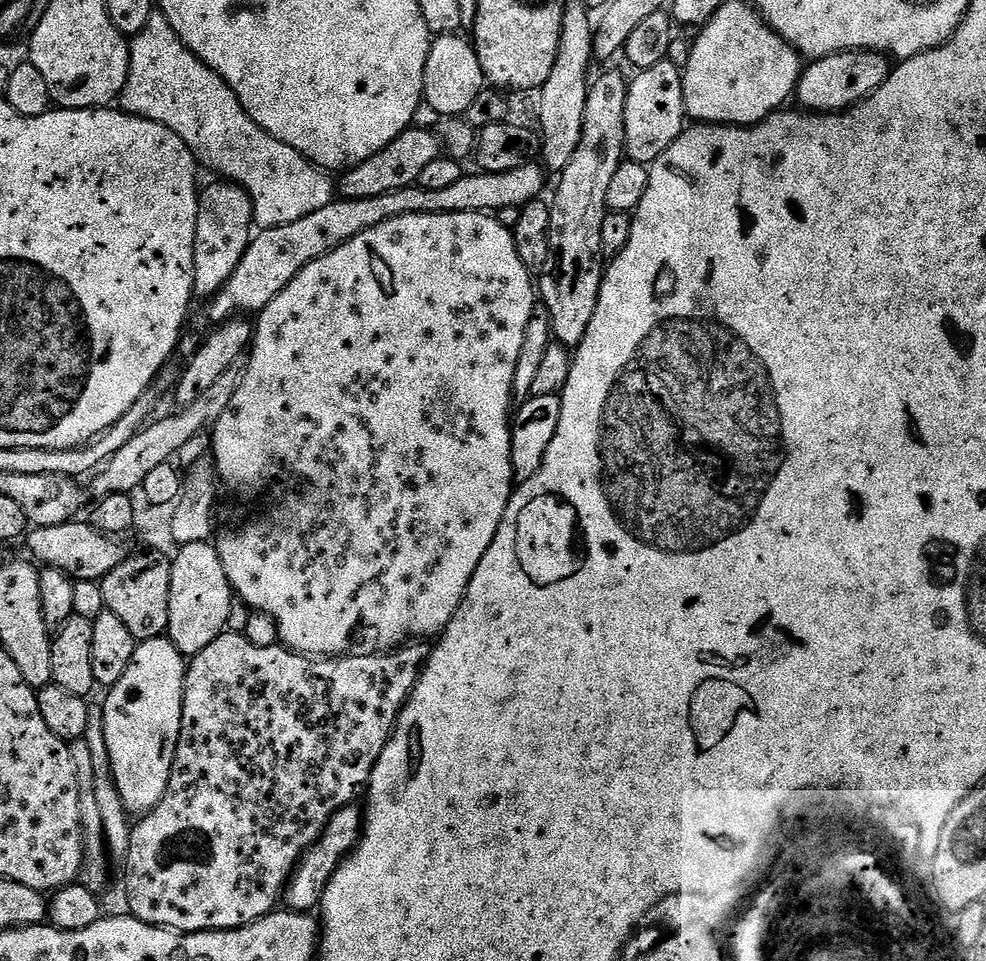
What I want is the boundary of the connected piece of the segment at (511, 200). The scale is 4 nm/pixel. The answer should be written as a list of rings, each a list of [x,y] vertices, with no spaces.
[[[535,163],[523,164],[518,166],[518,170],[508,170],[506,174],[490,174],[482,171],[477,171],[476,176],[461,174],[458,182],[454,182],[454,186],[446,186],[443,190],[422,190],[418,186],[413,186],[402,190],[390,190],[386,194],[378,194],[378,198],[354,198],[353,200],[333,198],[330,206],[322,206],[322,210],[314,210],[314,214],[310,214],[307,218],[301,218],[298,222],[290,222],[290,226],[259,229],[249,242],[246,254],[242,254],[242,262],[238,262],[234,274],[230,274],[230,282],[226,282],[226,286],[222,286],[218,295],[207,301],[208,316],[213,320],[212,324],[217,326],[226,320],[233,319],[237,314],[259,314],[266,306],[270,306],[270,302],[274,302],[274,298],[278,298],[278,294],[282,294],[282,290],[286,290],[286,286],[290,286],[292,279],[310,262],[330,254],[338,246],[350,242],[350,238],[386,222],[390,218],[398,218],[406,214],[462,214],[463,212],[483,212],[502,208],[521,209],[525,204],[537,199],[544,188],[545,169],[539,163],[536,163],[537,165]]]

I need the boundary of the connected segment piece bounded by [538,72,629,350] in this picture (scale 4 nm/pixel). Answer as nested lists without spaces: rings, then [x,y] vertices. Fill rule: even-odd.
[[[604,72],[588,86],[586,118],[582,118],[582,142],[574,158],[560,173],[556,193],[550,199],[550,254],[538,273],[538,296],[552,323],[557,344],[572,350],[580,345],[590,318],[598,306],[606,257],[602,250],[602,222],[608,212],[606,193],[614,170],[625,159],[624,123],[629,81],[620,72]]]

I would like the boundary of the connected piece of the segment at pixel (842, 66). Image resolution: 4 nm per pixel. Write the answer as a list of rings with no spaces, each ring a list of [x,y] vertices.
[[[867,50],[823,56],[821,60],[811,61],[801,71],[794,93],[795,103],[800,103],[797,105],[809,114],[847,112],[874,94],[874,90],[878,90],[878,86],[888,80],[893,67],[893,61],[887,55]]]

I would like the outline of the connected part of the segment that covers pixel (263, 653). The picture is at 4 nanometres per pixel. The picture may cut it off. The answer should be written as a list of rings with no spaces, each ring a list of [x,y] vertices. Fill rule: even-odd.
[[[226,630],[218,638],[214,638],[214,642],[210,642],[210,646],[206,646],[206,650],[202,650],[198,655],[191,657],[190,663],[187,665],[184,674],[184,701],[182,702],[182,730],[178,734],[178,746],[174,754],[174,762],[170,770],[170,782],[166,786],[166,794],[162,798],[162,802],[158,802],[158,806],[154,806],[154,810],[143,813],[139,817],[140,820],[131,825],[131,836],[129,838],[128,856],[122,861],[124,867],[124,892],[128,895],[127,911],[136,919],[152,924],[155,928],[171,928],[173,932],[223,932],[229,928],[241,928],[247,924],[254,923],[267,916],[281,903],[282,893],[288,883],[288,879],[292,876],[292,871],[296,869],[296,865],[300,862],[300,857],[312,847],[323,832],[328,828],[330,818],[334,818],[334,814],[338,810],[342,810],[347,804],[353,803],[357,799],[356,795],[363,793],[368,787],[368,780],[372,776],[374,766],[378,762],[378,758],[382,754],[382,750],[386,746],[388,739],[392,737],[392,731],[396,729],[396,719],[400,717],[400,710],[405,702],[408,701],[408,695],[414,690],[414,686],[418,682],[420,673],[424,670],[424,664],[428,661],[430,651],[429,645],[424,642],[412,642],[407,646],[397,647],[395,650],[384,650],[381,656],[352,656],[353,654],[341,654],[335,658],[313,658],[305,656],[299,652],[293,652],[279,643],[273,644],[255,644],[252,640],[247,640],[244,636],[239,636],[233,630]]]

